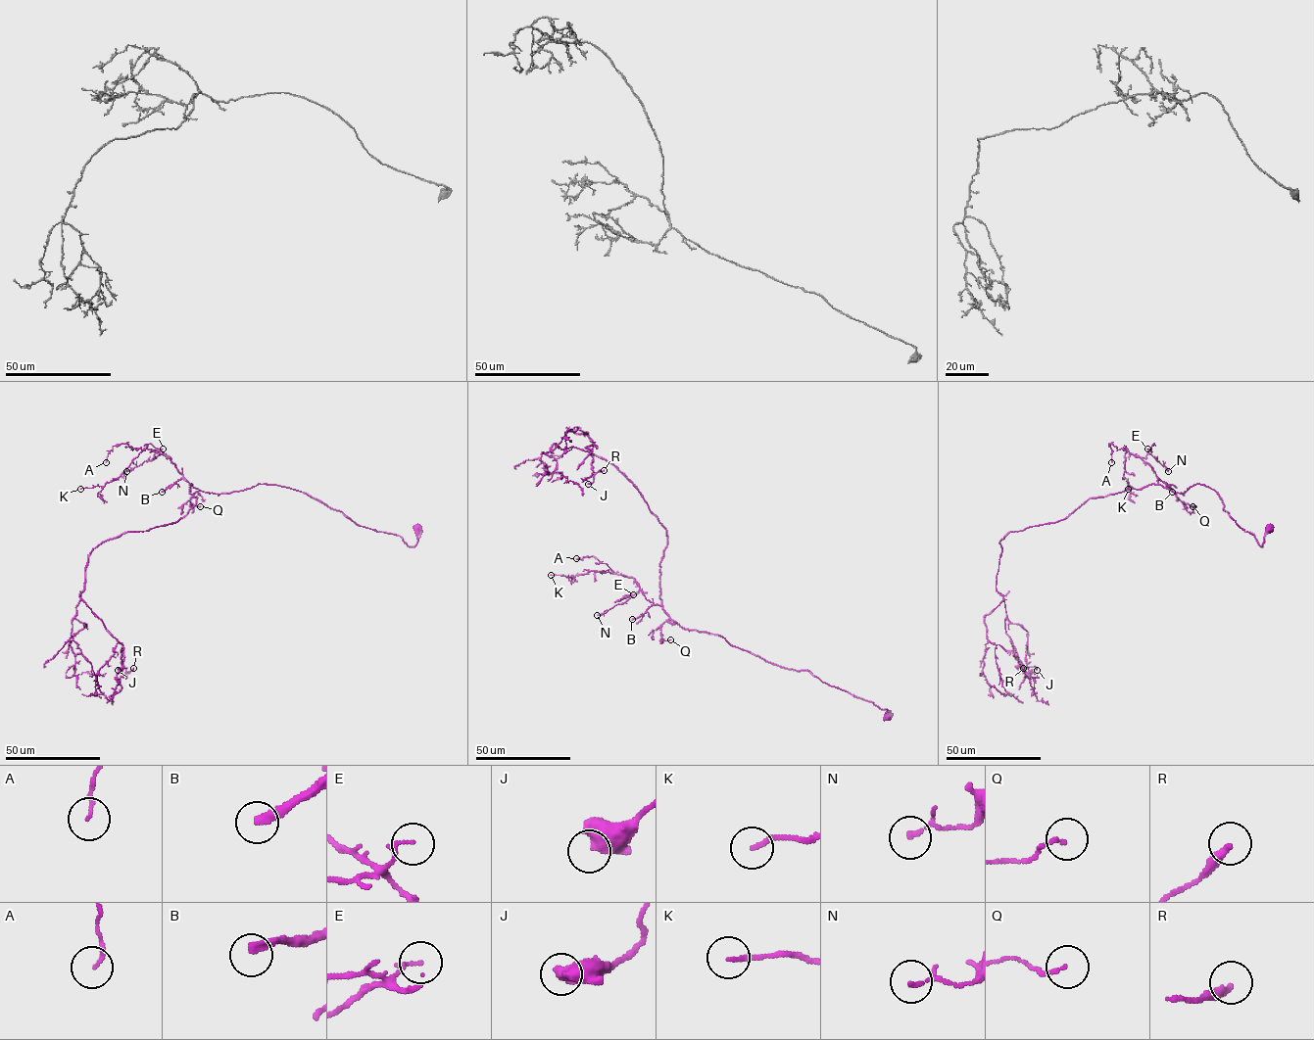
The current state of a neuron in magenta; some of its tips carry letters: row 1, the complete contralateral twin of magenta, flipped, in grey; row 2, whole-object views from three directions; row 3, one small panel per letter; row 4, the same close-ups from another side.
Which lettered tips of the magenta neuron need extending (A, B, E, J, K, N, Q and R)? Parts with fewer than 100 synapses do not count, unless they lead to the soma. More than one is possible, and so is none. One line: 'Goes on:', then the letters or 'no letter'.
Goes on: B

